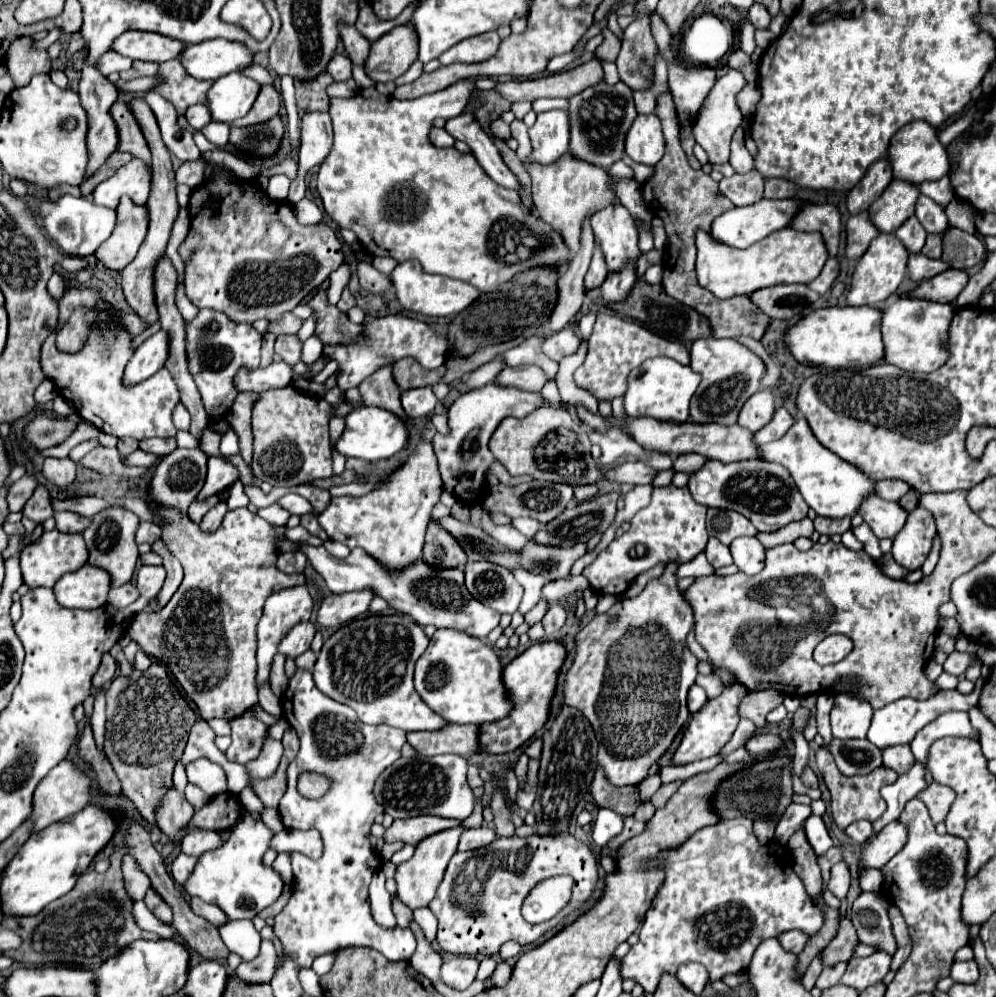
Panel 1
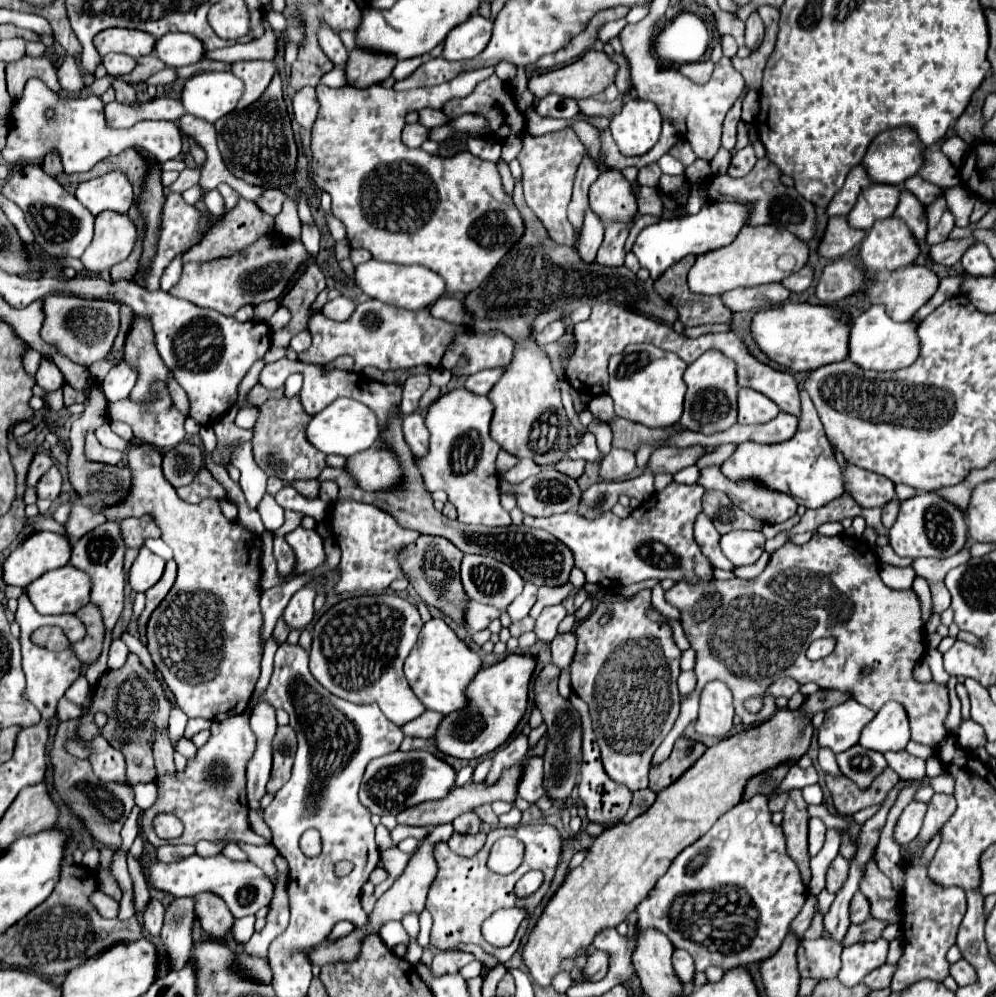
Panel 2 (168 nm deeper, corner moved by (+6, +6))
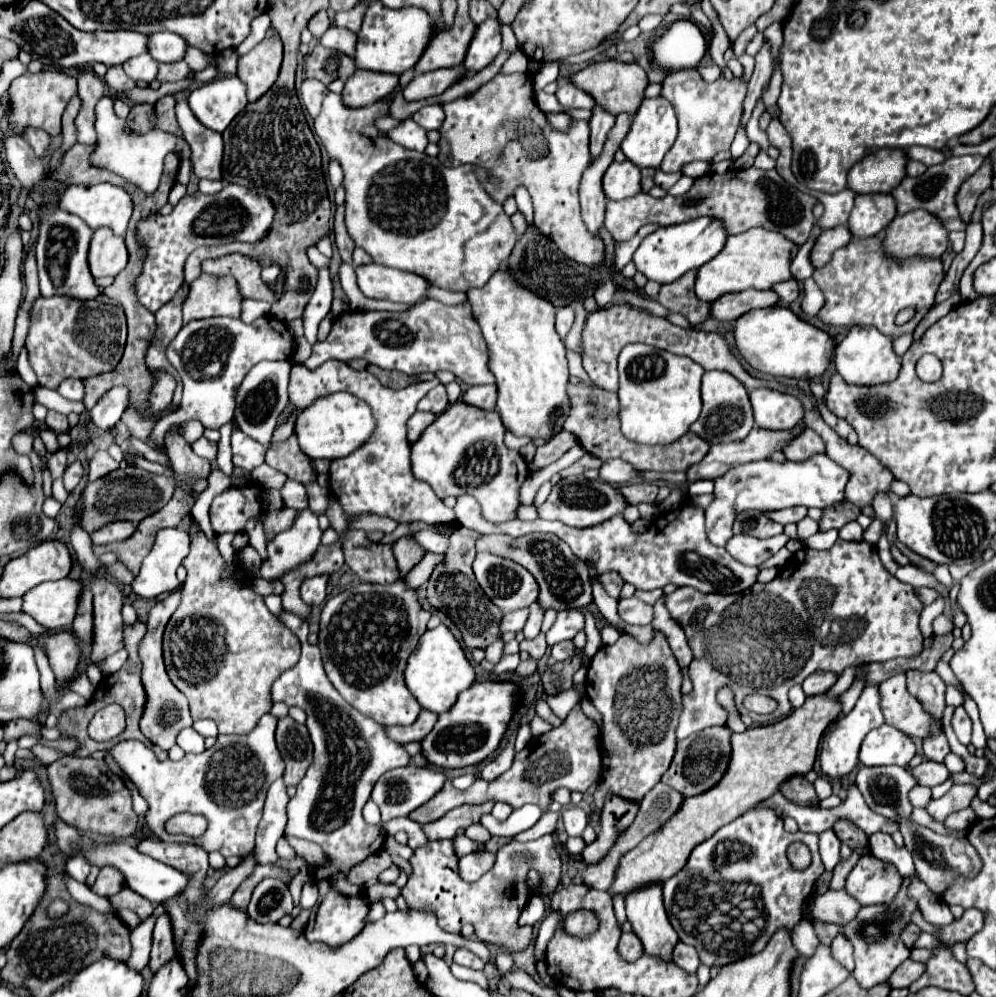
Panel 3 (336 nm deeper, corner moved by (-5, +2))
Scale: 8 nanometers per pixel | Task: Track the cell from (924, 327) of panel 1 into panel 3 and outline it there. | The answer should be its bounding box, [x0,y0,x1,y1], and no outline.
[834,327,900,385]

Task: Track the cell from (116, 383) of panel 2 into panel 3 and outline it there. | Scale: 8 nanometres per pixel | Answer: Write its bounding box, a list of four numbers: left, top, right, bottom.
[90,387,128,429]

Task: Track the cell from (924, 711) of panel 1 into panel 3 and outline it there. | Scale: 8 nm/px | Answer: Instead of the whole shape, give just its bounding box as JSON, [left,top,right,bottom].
[860,725,916,767]

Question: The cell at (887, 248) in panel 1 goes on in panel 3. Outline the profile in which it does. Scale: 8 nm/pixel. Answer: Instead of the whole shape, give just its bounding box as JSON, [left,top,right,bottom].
[884,211,948,259]

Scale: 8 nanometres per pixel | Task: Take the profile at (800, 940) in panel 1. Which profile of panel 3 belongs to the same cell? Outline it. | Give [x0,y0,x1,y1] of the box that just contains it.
[812,889,858,925]

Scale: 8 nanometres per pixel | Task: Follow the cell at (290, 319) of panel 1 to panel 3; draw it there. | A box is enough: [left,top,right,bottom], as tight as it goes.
[202,253,276,303]

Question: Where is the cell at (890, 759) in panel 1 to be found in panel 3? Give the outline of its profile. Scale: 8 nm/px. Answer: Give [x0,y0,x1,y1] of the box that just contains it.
[910,761,950,787]

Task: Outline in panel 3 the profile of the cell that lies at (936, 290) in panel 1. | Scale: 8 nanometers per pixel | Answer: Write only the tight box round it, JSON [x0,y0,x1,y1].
[812,237,944,339]

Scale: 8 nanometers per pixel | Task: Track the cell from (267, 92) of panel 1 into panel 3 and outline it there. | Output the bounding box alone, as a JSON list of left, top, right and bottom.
[238,27,282,101]

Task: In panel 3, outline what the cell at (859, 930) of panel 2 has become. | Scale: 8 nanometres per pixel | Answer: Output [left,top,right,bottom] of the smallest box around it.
[902,923,922,949]

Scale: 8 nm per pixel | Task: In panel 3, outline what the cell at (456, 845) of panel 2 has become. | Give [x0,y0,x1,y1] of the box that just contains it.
[458,851,494,883]

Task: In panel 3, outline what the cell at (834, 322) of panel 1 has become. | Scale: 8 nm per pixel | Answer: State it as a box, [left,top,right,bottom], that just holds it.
[734,307,834,379]

